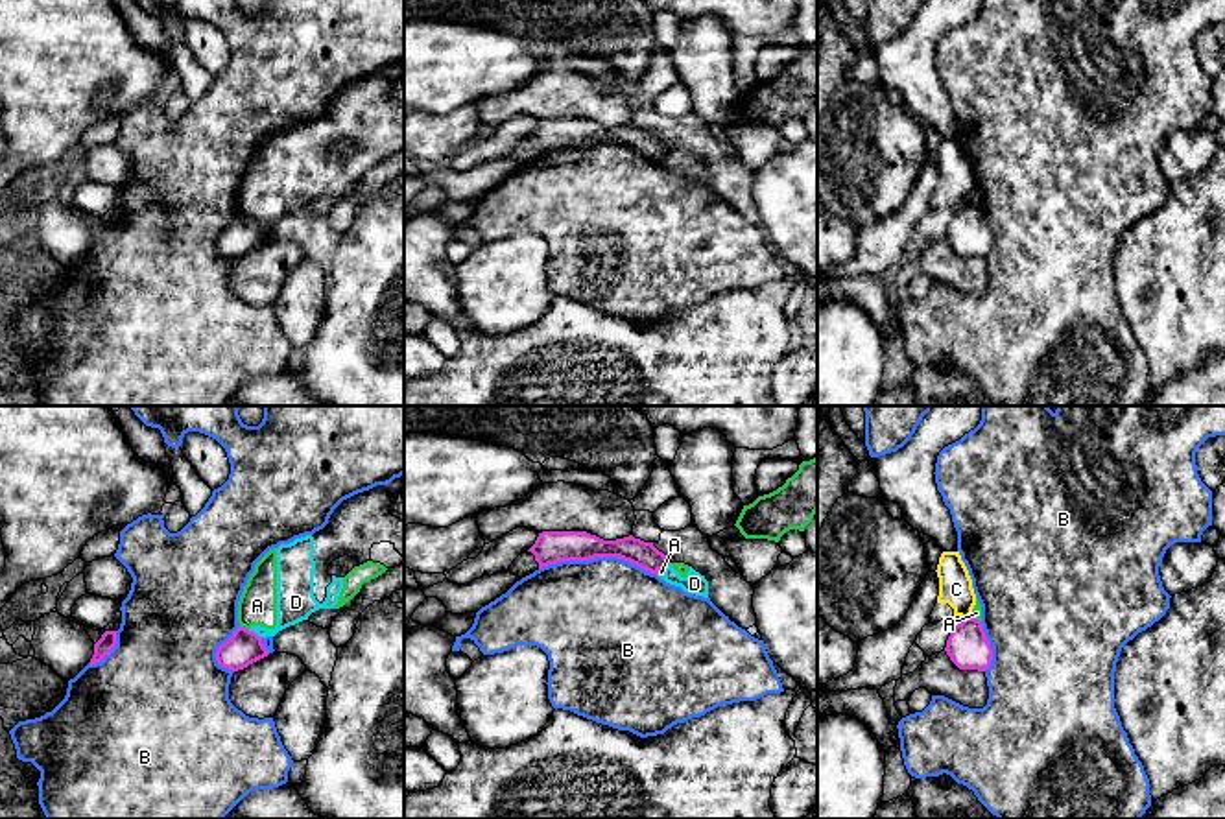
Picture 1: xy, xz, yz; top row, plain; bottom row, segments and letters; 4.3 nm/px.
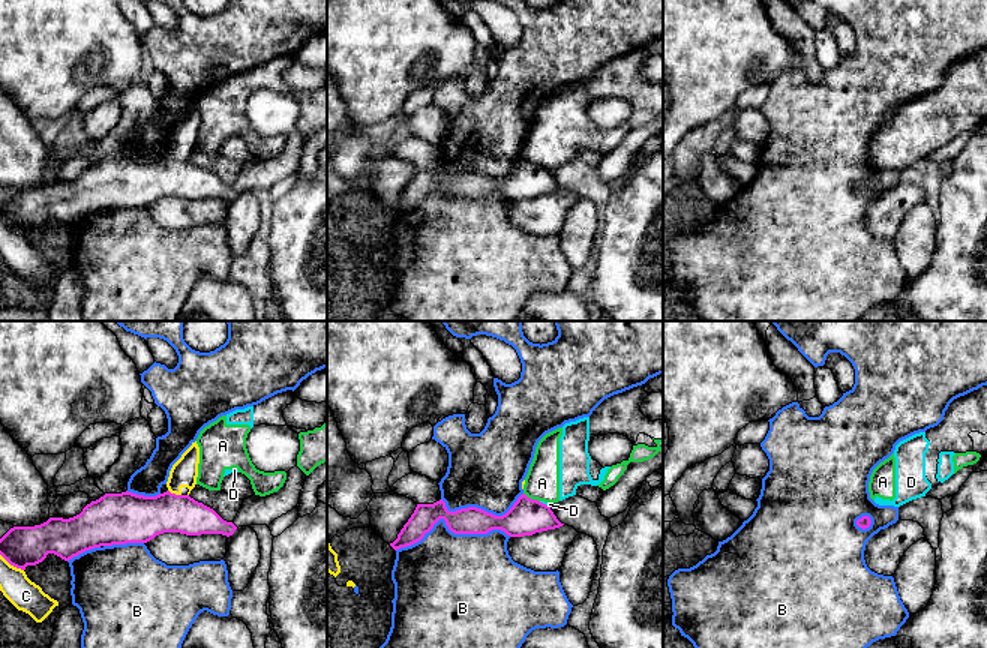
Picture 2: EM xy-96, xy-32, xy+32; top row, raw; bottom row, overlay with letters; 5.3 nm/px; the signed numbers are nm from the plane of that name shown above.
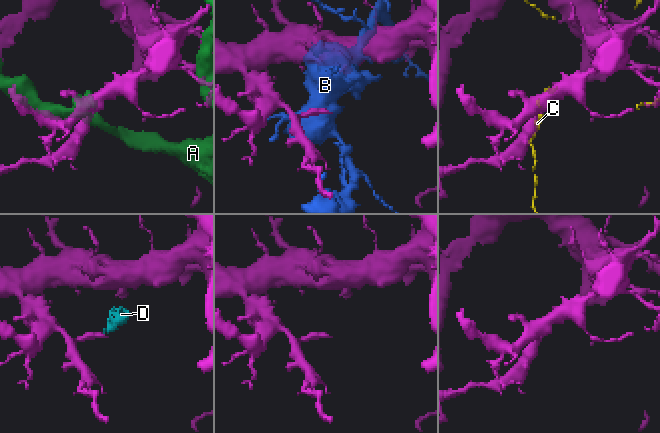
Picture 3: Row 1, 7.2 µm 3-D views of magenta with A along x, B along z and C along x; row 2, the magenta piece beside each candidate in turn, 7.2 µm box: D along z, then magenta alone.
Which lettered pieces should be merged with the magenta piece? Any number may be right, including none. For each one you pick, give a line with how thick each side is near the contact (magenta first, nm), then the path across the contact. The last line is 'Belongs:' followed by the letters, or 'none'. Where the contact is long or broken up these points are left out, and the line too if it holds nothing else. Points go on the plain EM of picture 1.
Belongs: none

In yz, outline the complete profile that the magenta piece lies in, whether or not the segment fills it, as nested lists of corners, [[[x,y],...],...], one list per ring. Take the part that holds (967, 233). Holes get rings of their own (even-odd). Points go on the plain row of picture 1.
[[[969,203],[954,212],[945,234],[959,256],[985,258],[993,247],[993,234],[980,207]]]

